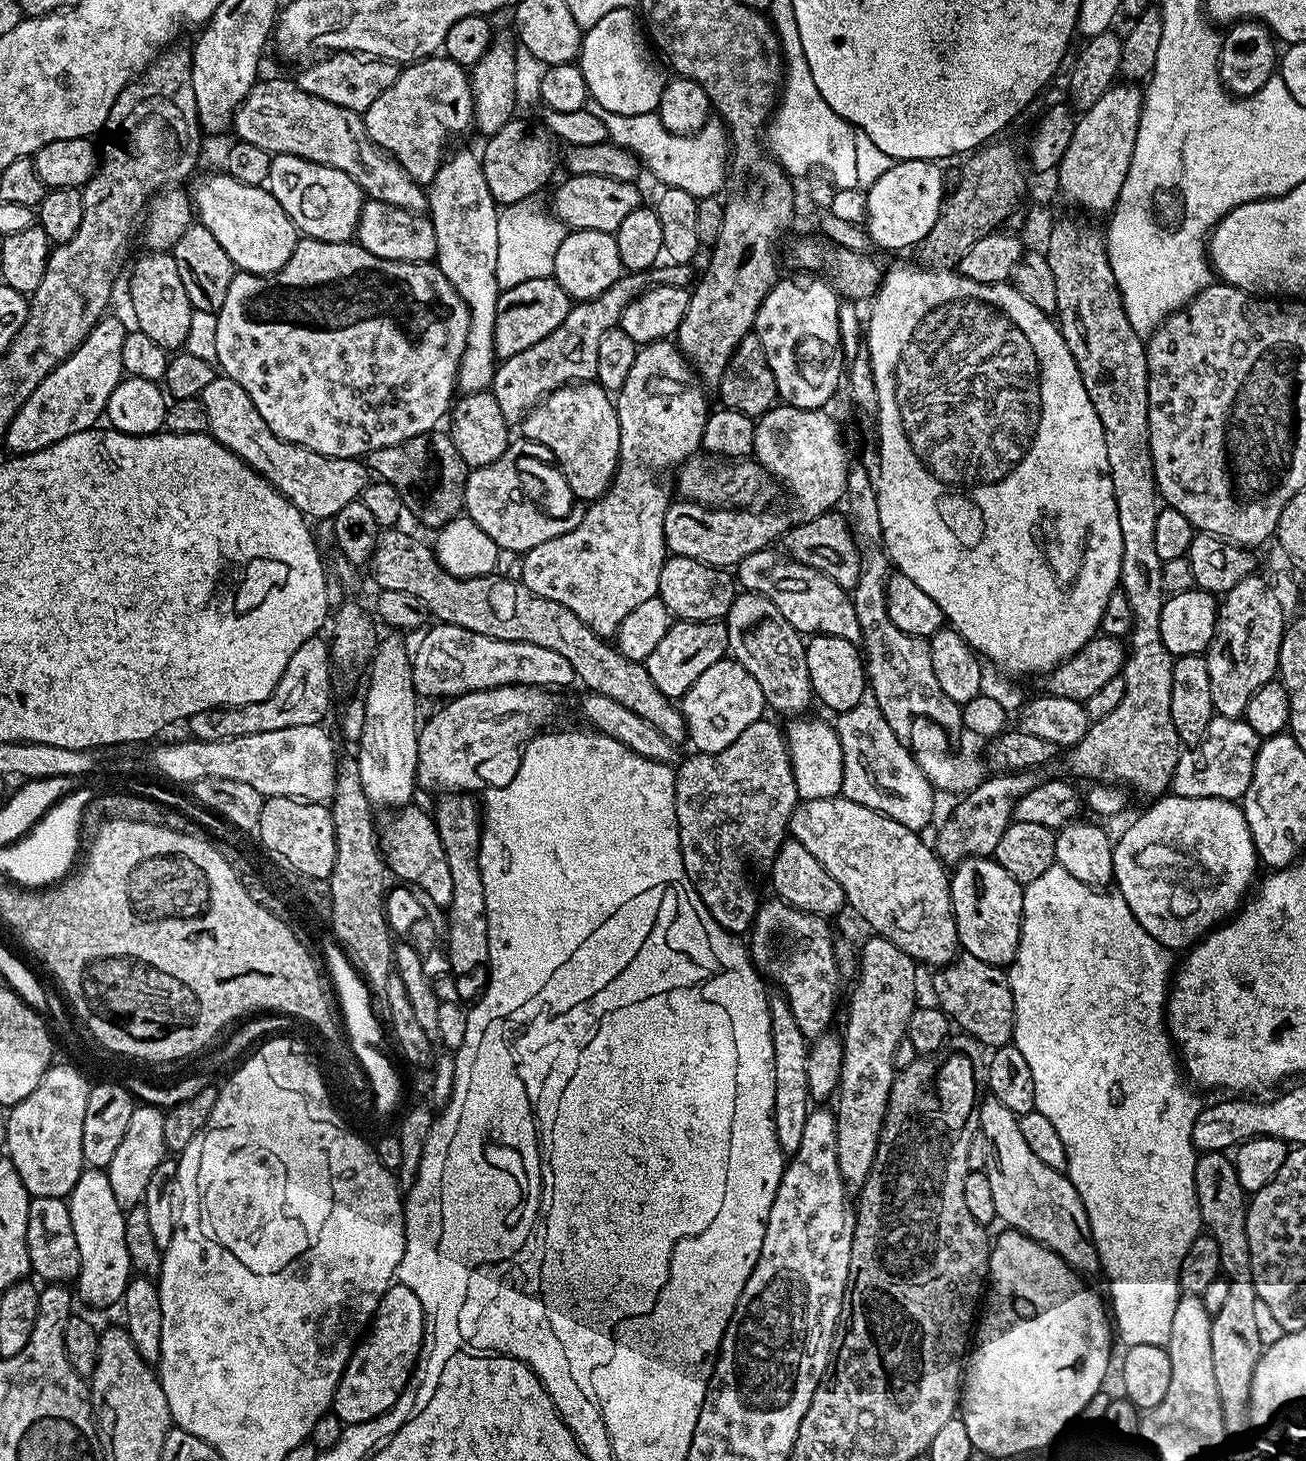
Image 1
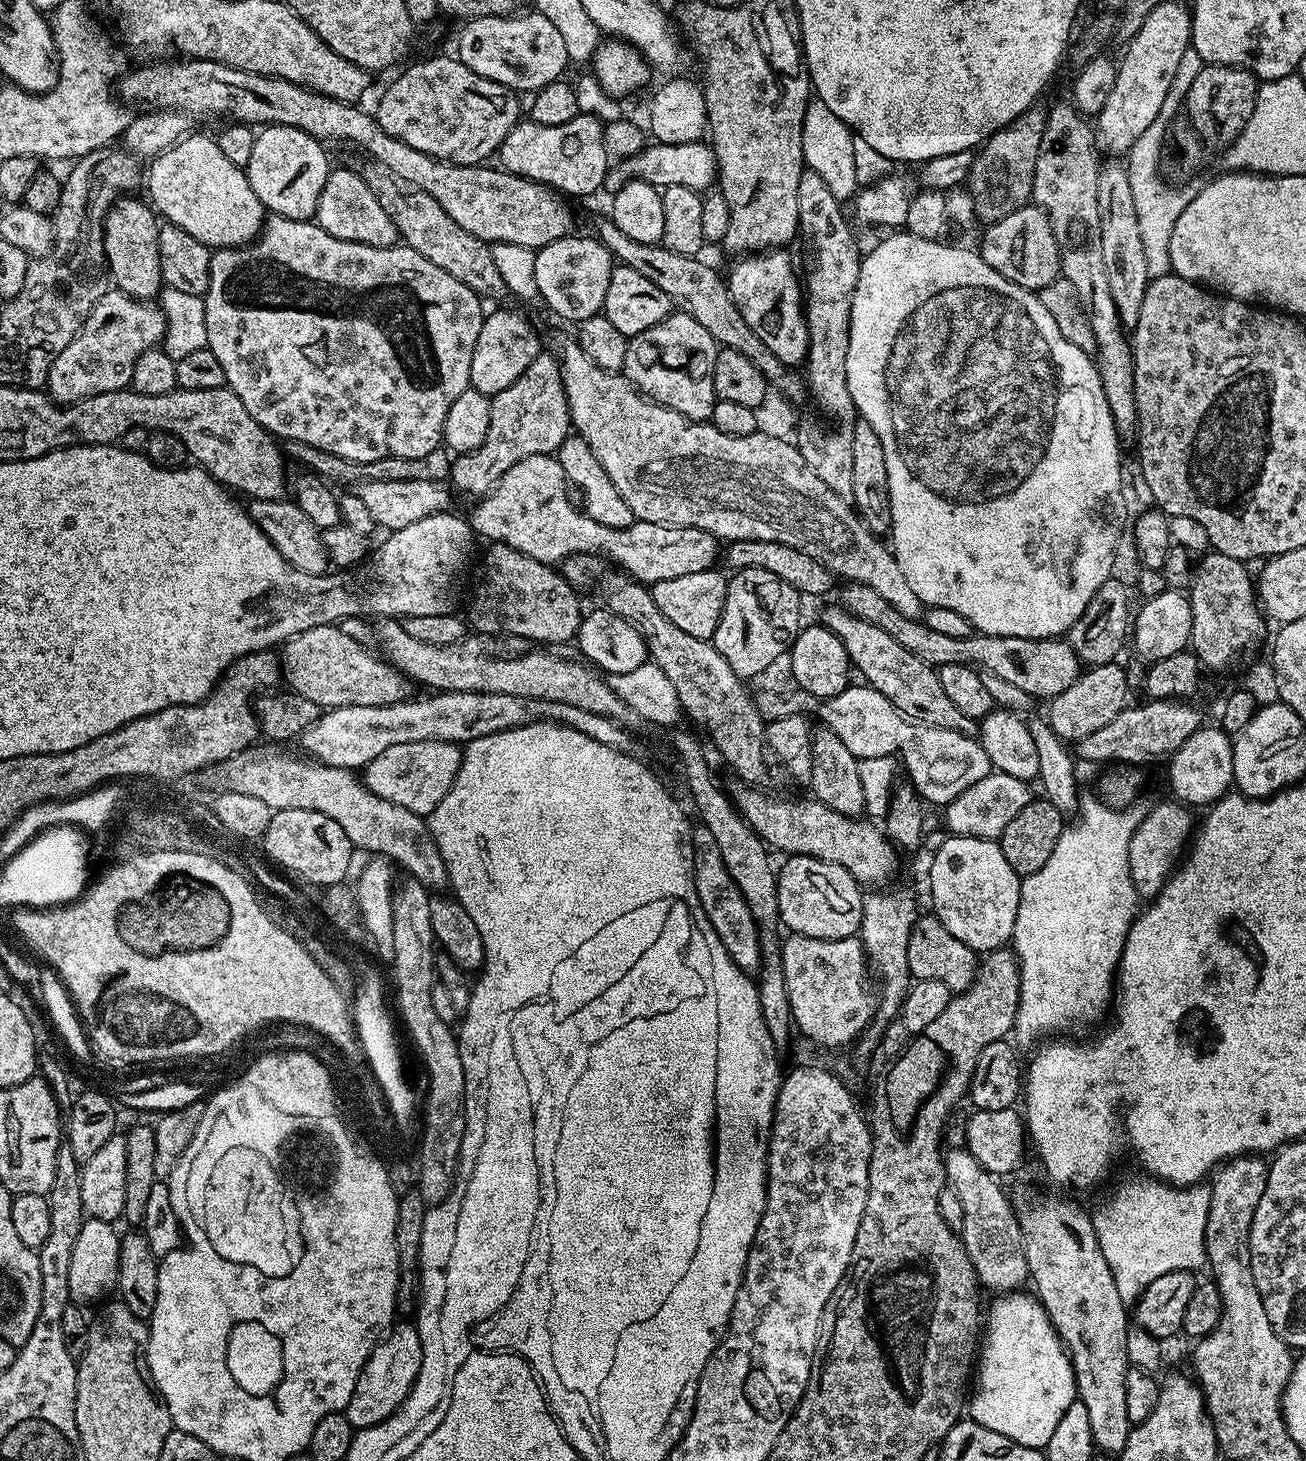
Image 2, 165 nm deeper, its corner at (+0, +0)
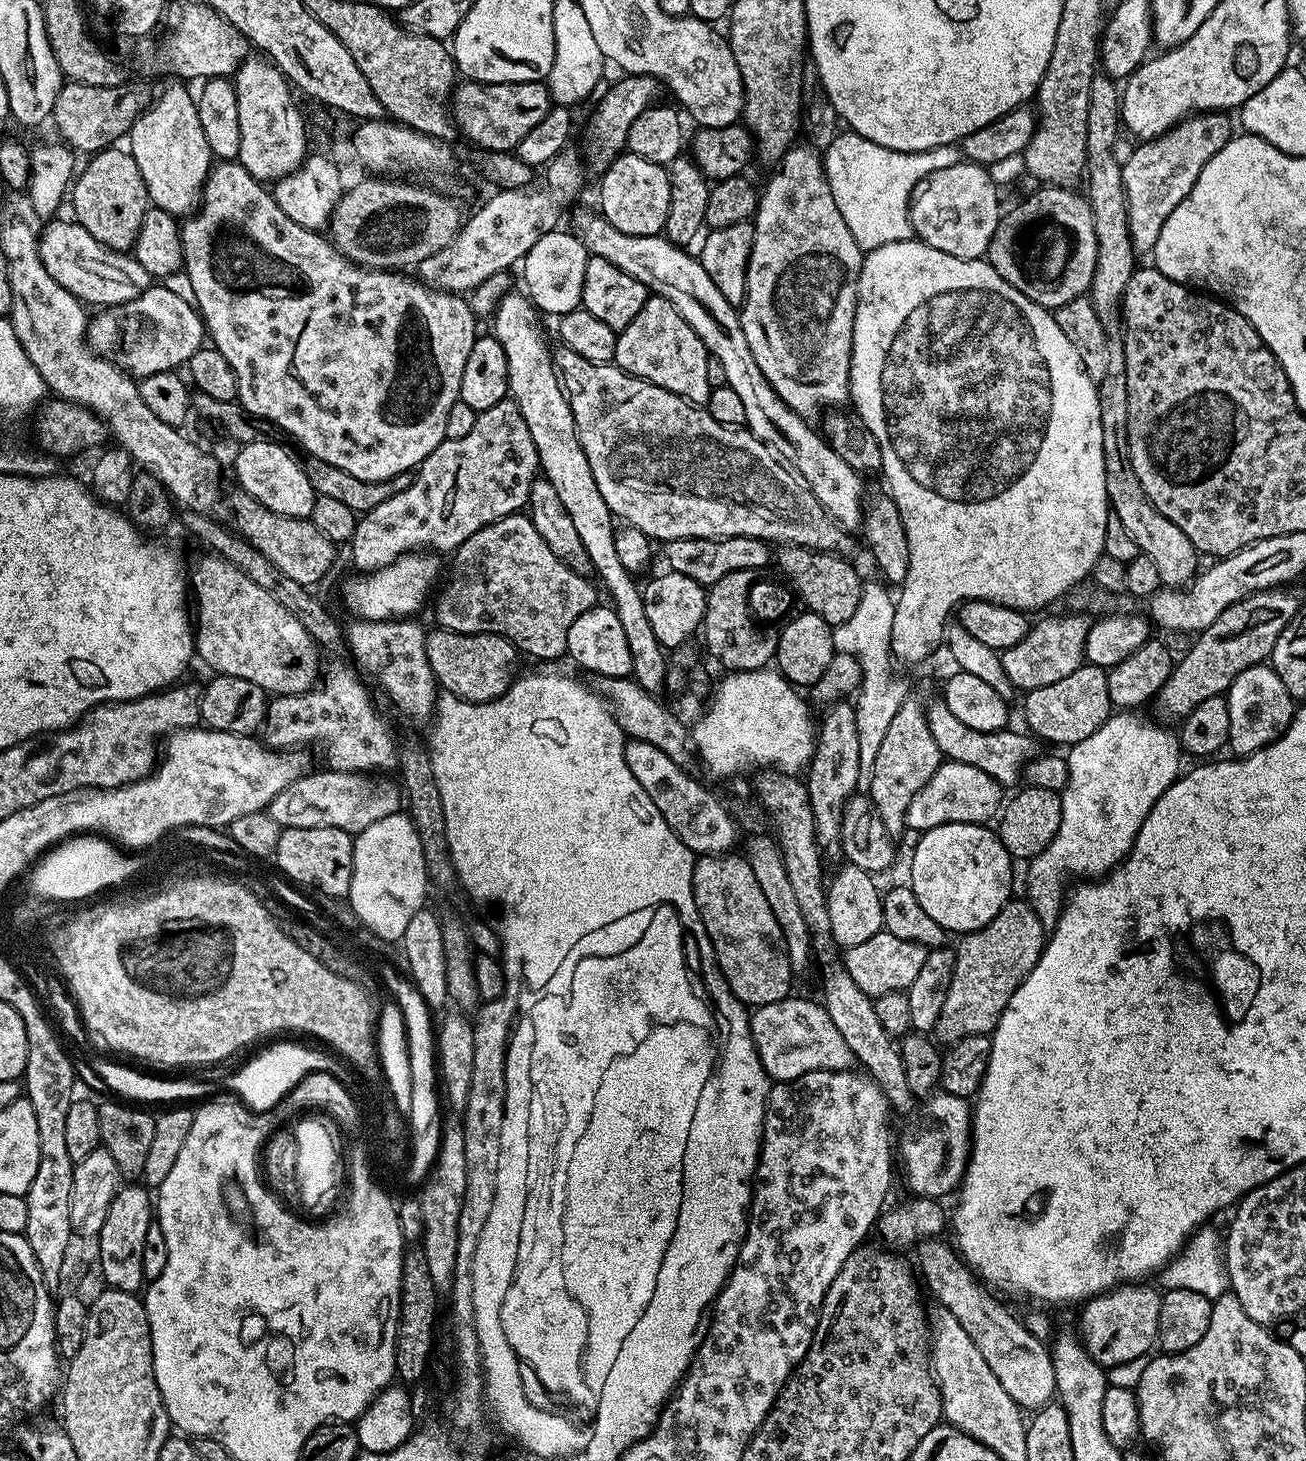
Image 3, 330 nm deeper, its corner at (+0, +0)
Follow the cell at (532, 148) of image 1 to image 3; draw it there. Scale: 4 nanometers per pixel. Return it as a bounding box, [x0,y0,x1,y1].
[583,74,662,174]

